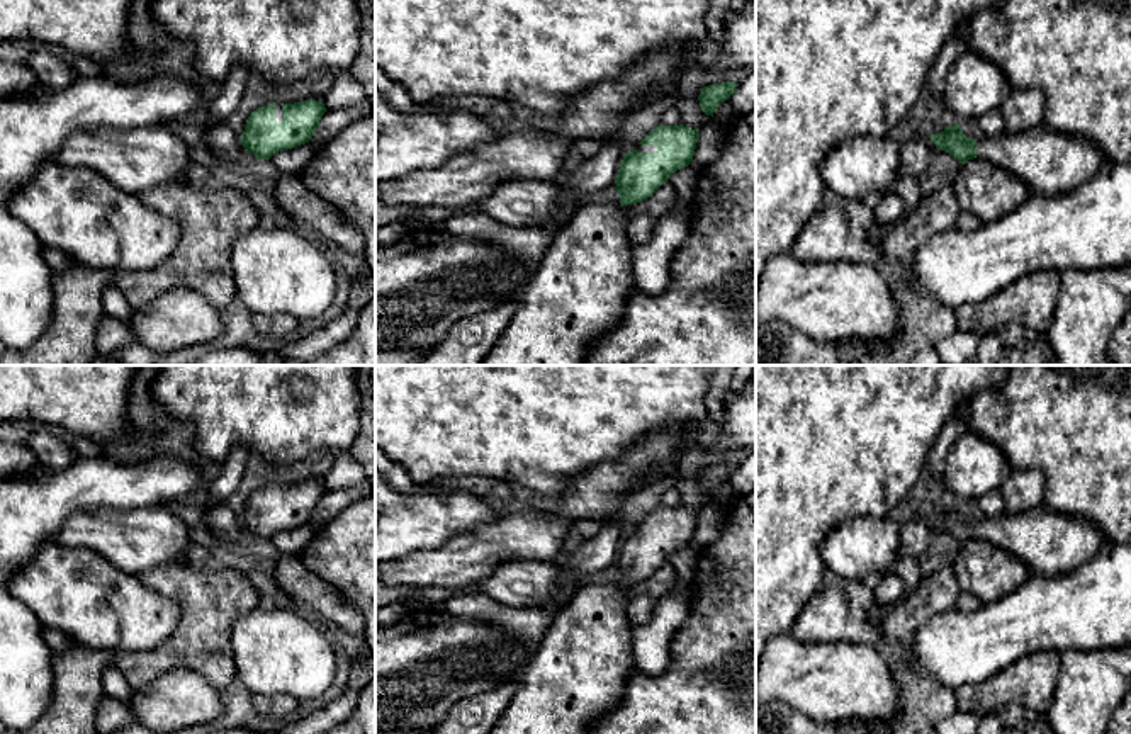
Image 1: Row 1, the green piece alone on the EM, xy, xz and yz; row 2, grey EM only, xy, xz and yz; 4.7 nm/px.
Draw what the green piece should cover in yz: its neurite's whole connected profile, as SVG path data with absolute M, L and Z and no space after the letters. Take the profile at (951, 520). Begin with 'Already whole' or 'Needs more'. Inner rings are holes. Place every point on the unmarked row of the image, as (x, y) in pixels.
Needs more. M959 505L929 517L959 544L978 539L1019 557L1031 574L1056 576L1090 561L1109 544L1087 520L1039 506L1000 517L966 518Z

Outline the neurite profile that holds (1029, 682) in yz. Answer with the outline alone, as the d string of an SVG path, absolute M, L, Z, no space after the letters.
M1036 651L982 685L953 690L961 712L992 714L999 705L1021 705L1041 715L1049 709L1060 675L1060 652Z

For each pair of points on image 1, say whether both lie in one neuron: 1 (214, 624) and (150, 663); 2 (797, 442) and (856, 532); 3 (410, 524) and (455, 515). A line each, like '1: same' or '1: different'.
1: same
2: different
3: same

